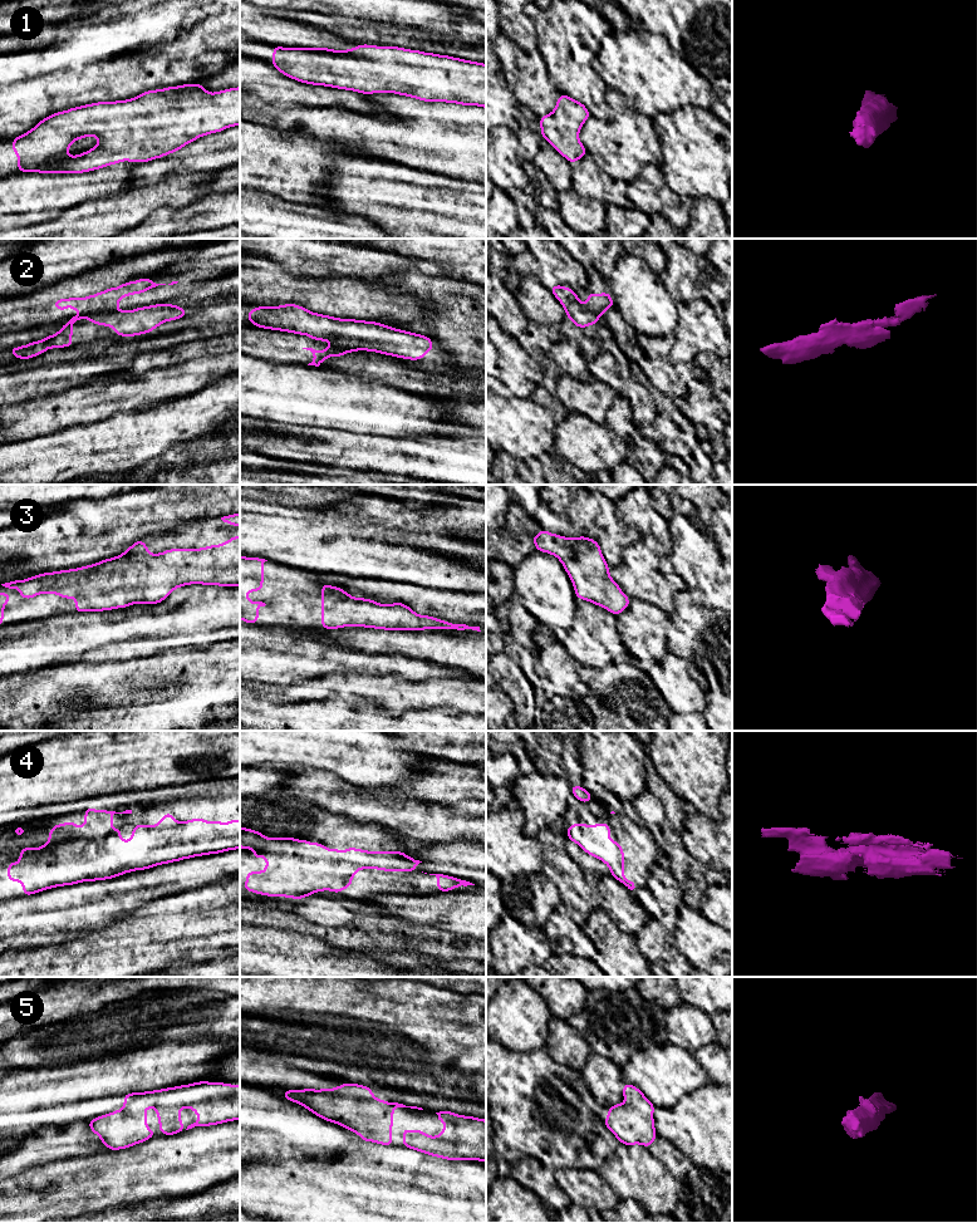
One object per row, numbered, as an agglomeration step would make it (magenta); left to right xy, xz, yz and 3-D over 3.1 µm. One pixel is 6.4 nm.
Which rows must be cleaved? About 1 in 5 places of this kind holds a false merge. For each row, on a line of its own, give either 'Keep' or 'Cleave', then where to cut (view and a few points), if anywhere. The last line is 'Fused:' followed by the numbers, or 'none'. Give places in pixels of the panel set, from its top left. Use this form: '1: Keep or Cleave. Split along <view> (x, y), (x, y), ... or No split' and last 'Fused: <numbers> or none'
1: Keep. No split
2: Cleave. Split along xy (116, 310), (97, 313), (88, 318)
3: Keep. No split
4: Keep. No split
5: Keep. No split
Fused: 2

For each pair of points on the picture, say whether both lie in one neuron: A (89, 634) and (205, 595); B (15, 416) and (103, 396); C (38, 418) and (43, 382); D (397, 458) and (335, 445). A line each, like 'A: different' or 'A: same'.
A: same
B: same
C: different
D: same

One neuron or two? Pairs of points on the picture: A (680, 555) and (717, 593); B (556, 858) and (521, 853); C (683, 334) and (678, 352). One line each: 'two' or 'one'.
A: one
B: two
C: one

